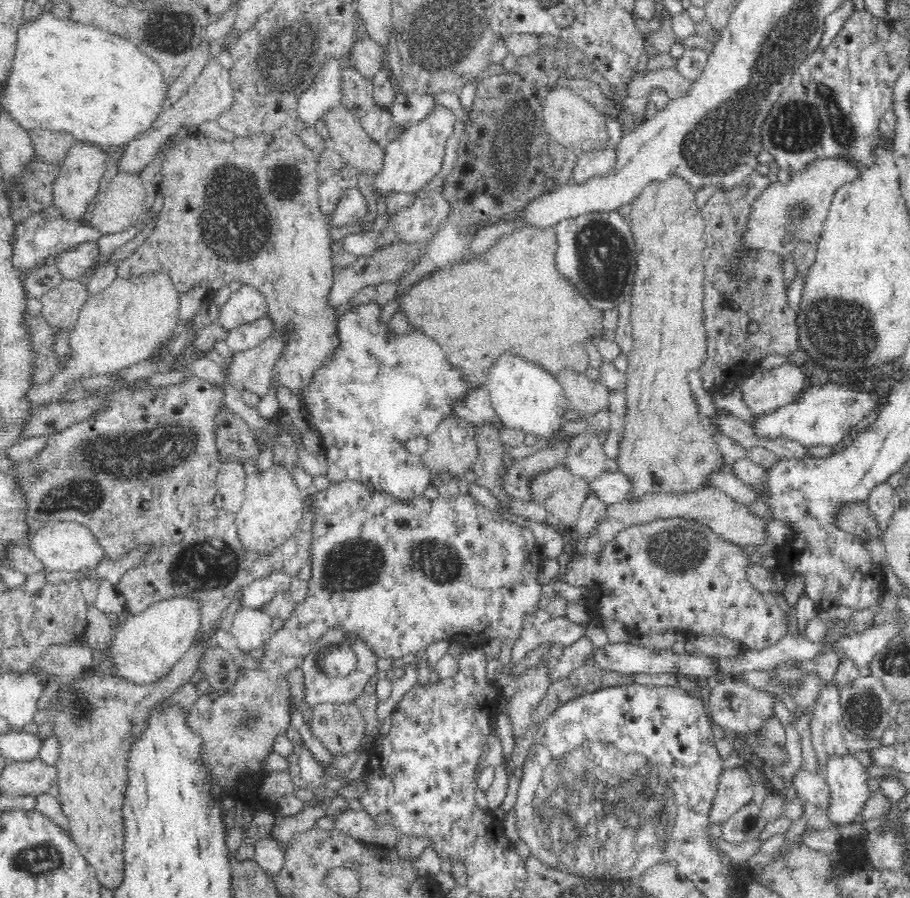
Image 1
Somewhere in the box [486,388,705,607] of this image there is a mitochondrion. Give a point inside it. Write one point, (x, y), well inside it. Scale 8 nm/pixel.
(682, 530)

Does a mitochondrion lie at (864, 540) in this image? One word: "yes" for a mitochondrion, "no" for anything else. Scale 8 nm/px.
no

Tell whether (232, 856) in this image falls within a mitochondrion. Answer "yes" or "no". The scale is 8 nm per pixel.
no

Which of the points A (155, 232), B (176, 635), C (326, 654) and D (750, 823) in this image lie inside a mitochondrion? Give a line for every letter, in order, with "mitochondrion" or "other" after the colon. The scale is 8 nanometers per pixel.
A: other
B: other
C: mitochondrion
D: other

